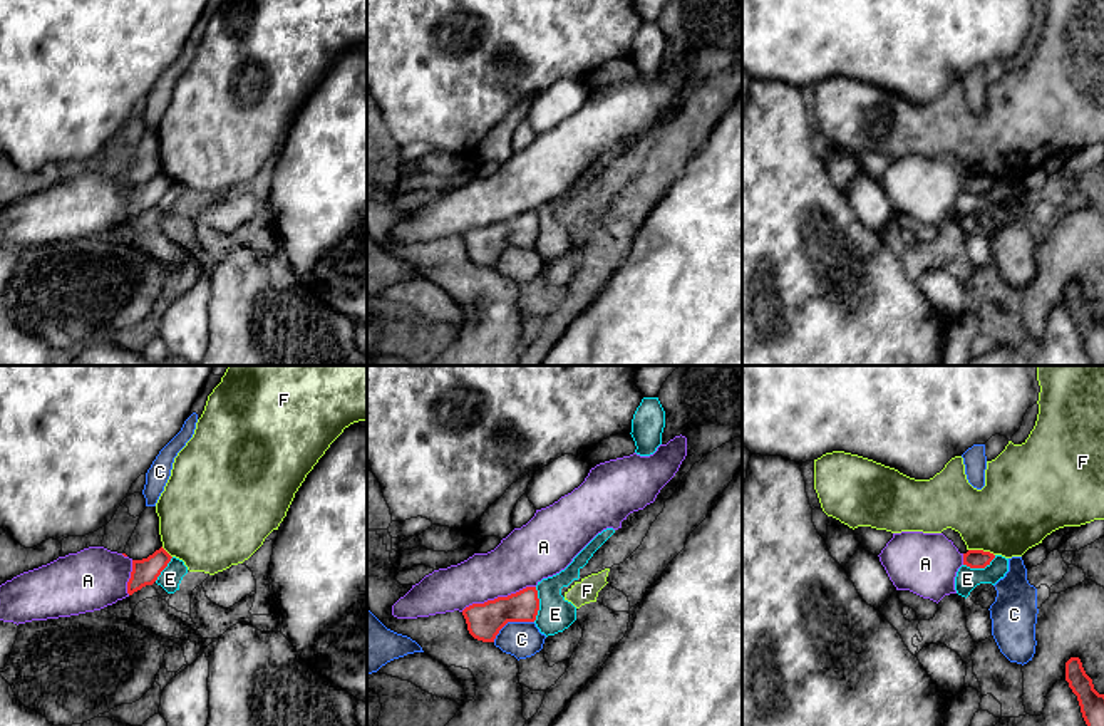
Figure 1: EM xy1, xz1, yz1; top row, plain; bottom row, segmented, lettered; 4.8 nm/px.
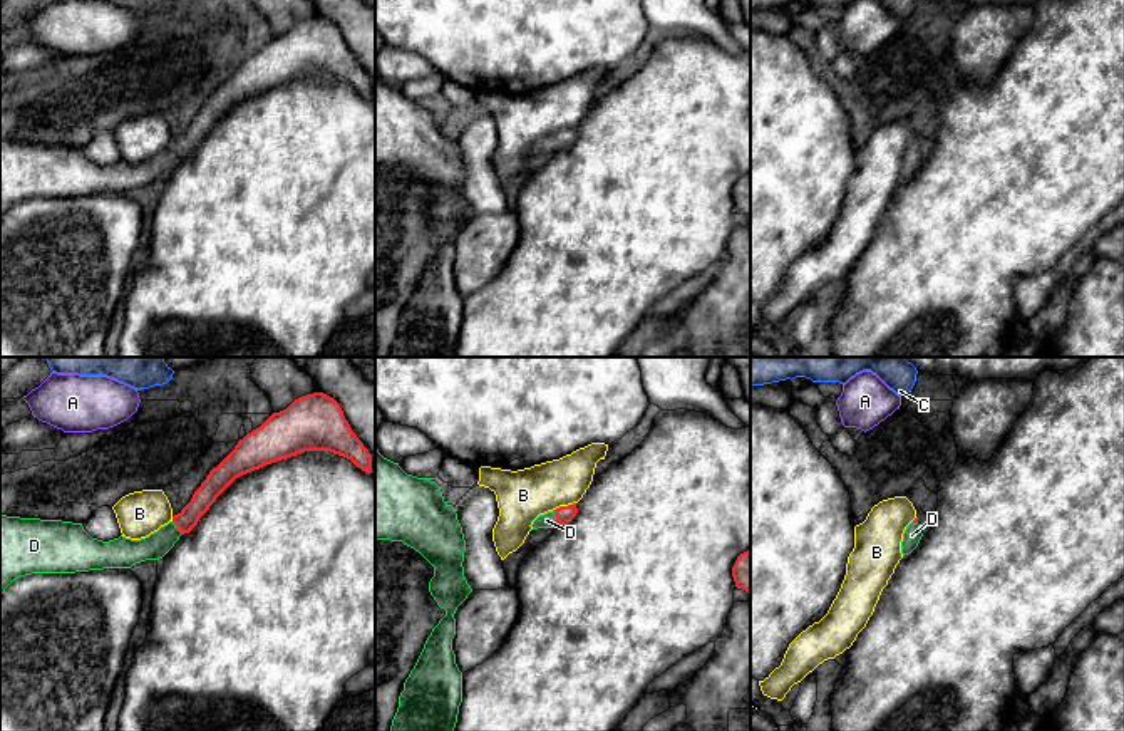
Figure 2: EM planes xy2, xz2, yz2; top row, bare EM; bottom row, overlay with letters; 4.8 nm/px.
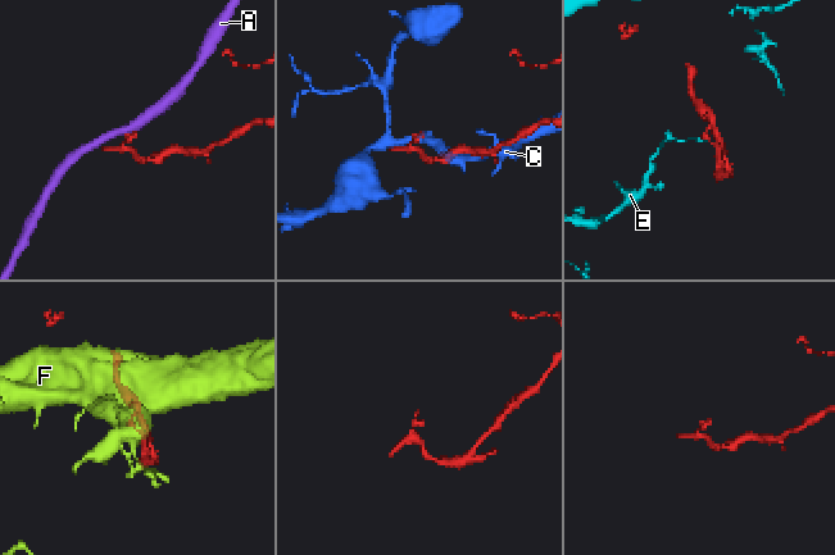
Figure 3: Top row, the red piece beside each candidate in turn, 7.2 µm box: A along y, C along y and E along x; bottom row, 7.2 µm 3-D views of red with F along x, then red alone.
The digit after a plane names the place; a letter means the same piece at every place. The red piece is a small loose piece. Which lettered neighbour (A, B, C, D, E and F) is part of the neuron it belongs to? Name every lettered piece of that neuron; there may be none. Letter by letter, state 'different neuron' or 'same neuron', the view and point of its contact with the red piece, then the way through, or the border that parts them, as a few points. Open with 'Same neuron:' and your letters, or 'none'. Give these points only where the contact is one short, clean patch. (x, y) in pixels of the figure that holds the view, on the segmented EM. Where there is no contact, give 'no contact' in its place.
Same neuron: D
A: different neuron; meets red in xz1 at (498, 597); border along xz1 (535, 585), (526, 585), (483, 602), (473, 602), (461, 611)
B: different neuron; meets red in xz2 at (565, 507); border along xz2 (575, 502), (555, 510)
C: different neuron; meets red in xz1 at (511, 621)
D: same neuron; meets red in xz2 at (556, 518); runs through xz2 (563, 513), (556, 518), (546, 520)
E: different neuron; meets red in yz1 at (979, 567); border along yz1 (995, 555), (984, 567), (964, 565)
F: different neuron; meets red in yz1 at (982, 550)

